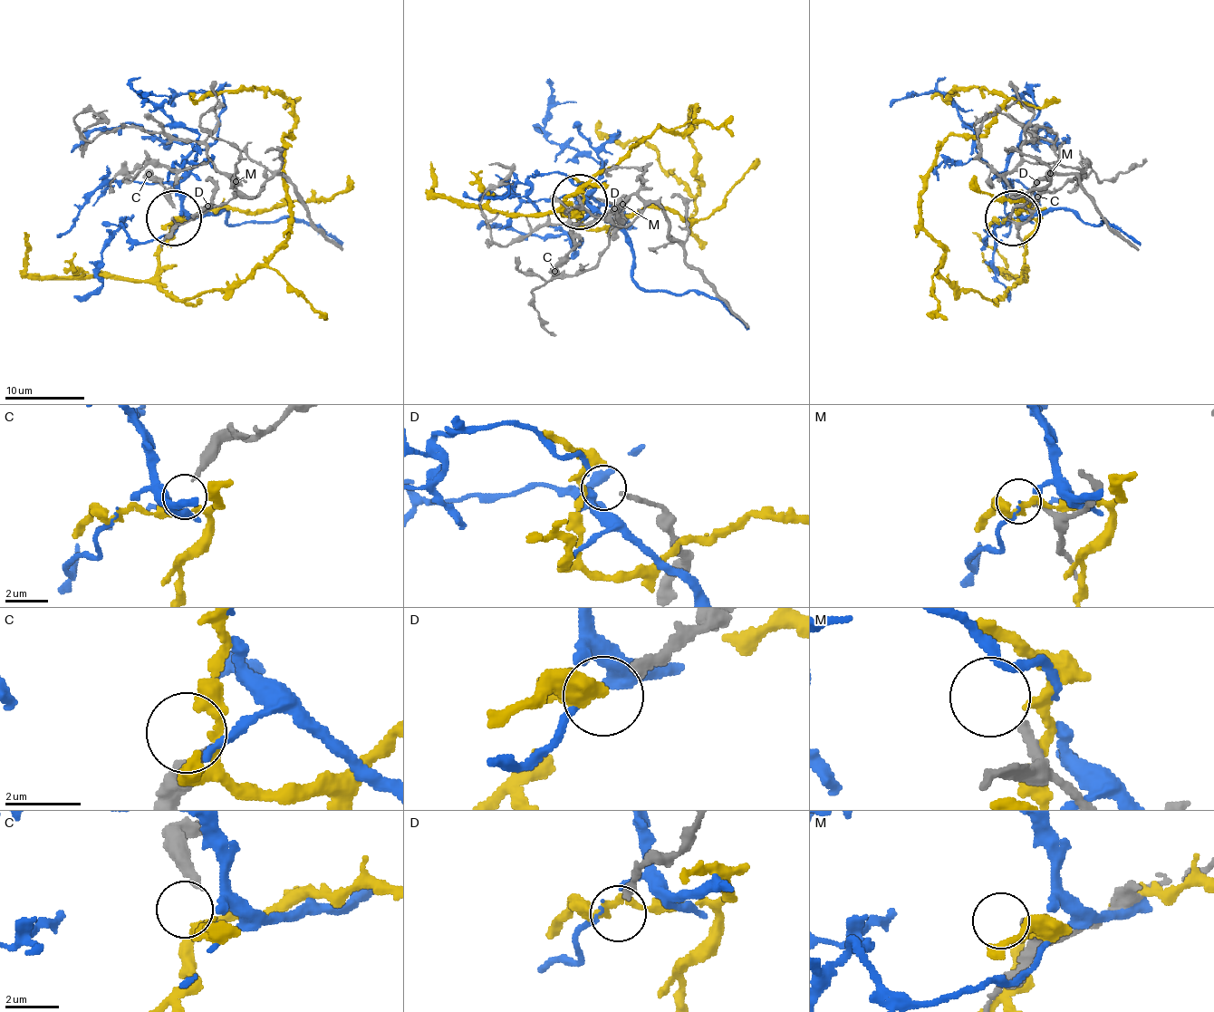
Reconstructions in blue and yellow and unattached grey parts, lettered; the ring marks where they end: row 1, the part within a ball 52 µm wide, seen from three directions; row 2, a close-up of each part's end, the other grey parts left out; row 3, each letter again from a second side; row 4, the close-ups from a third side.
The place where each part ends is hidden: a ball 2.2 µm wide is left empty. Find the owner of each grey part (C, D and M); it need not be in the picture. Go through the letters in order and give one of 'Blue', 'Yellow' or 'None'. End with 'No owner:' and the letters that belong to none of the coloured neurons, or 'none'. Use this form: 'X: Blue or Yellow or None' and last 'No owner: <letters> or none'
C: None
D: None
M: None
No owner: C, D, M

